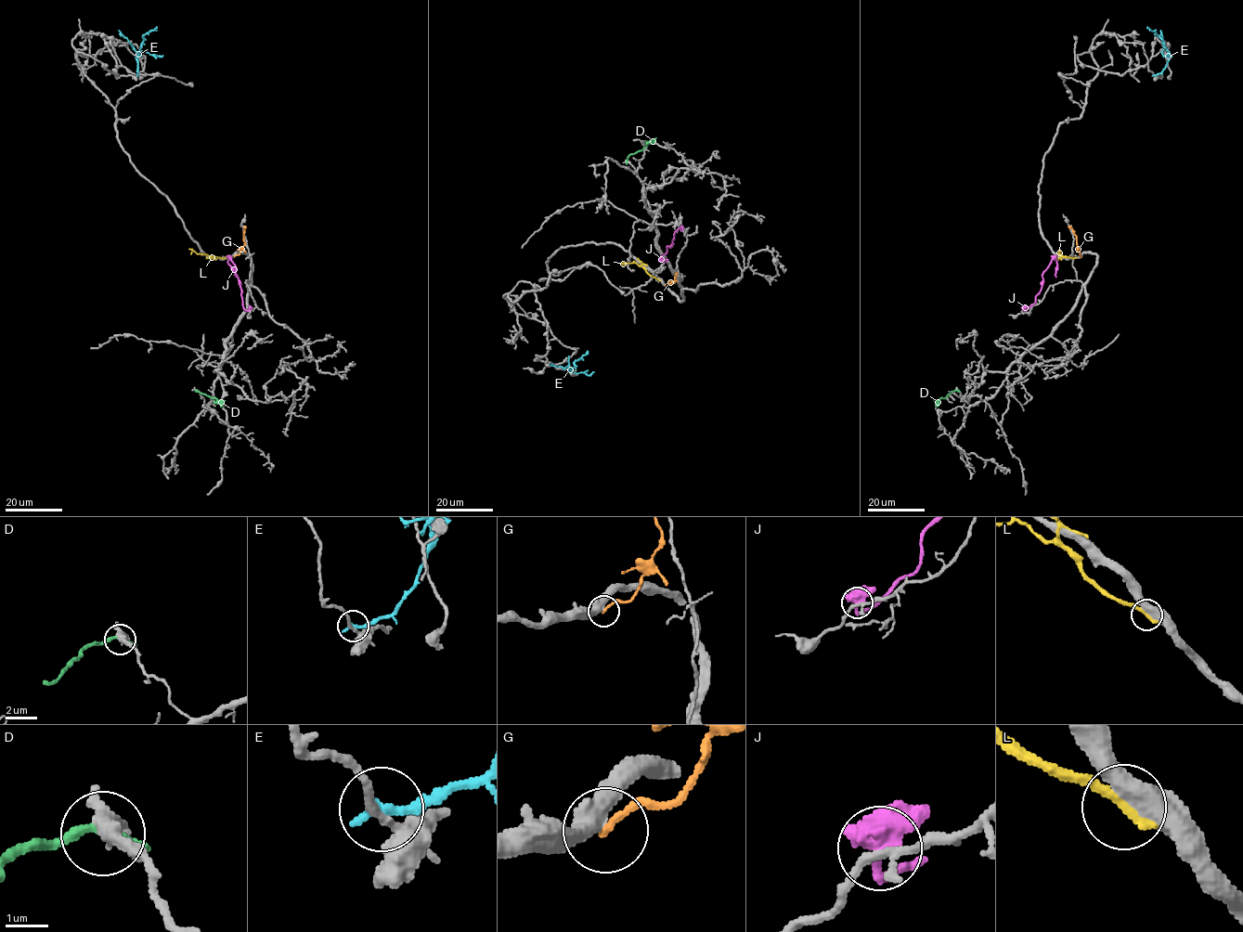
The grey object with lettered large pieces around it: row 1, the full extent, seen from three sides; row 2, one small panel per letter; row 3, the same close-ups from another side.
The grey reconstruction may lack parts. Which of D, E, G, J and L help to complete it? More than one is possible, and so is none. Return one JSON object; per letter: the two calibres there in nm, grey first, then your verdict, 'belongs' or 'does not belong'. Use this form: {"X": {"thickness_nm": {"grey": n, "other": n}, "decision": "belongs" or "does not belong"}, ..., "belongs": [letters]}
{"D": {"thickness_nm": {"grey": 320, "other": 300}, "decision": "does not belong"}, "E": {"thickness_nm": {"grey": 240, "other": 280}, "decision": "does not belong"}, "G": {"thickness_nm": {"grey": 440, "other": 160}, "decision": "does not belong"}, "J": {"thickness_nm": {"grey": 160, "other": 550}, "decision": "does not belong"}, "L": {"thickness_nm": {"grey": 500, "other": 320}, "decision": "does not belong"}, "belongs": []}

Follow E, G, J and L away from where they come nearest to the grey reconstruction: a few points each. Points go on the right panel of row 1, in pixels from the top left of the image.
E: (1154, 75), (1166, 67), (1169, 56), (1162, 39), (1147, 27)
G: (1081, 257), (1074, 231), (1068, 226)
J: (1024, 309), (1026, 310), (1035, 301), (1043, 272), (1053, 259), (1056, 260), (1056, 277)
L: (1075, 257), (1059, 254), (1059, 249)

